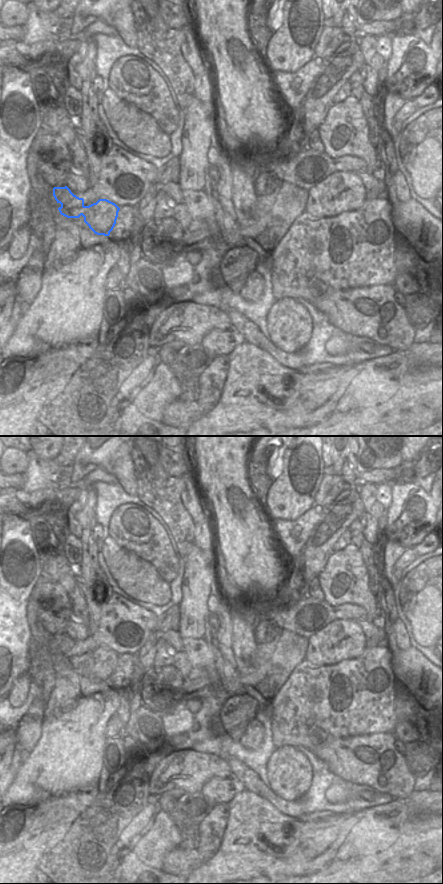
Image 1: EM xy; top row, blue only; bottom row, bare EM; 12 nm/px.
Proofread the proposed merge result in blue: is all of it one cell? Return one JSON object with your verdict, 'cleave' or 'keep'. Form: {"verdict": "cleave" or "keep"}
{"verdict": "keep"}

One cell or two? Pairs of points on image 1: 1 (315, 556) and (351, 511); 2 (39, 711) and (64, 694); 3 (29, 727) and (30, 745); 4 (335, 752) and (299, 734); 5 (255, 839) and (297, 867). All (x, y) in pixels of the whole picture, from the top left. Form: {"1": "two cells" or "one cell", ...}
{"1": "one cell", "2": "two cells", "3": "one cell", "4": "two cells", "5": "one cell"}

